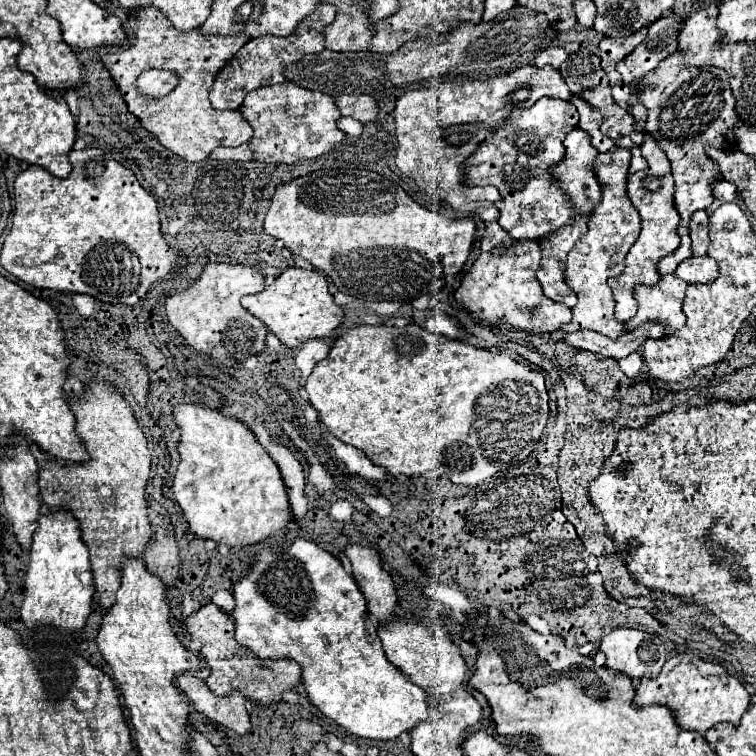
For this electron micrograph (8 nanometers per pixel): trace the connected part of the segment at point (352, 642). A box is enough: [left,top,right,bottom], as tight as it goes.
[233,537,429,741]

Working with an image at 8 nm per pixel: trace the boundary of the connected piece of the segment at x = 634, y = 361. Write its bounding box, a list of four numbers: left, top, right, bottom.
[619,353,643,377]

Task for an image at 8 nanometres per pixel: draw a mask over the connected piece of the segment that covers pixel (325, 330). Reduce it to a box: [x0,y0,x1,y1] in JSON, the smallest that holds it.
[241,267,343,349]

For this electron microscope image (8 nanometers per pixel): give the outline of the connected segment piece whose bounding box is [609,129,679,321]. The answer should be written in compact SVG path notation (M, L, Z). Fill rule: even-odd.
M641 129L641 133L645 135L641 153L647 161L647 167L643 171L633 173L627 181L627 197L631 199L633 207L641 215L641 235L627 253L625 271L619 277L609 279L609 287L613 289L613 295L617 301L615 313L617 313L619 321L629 321L635 317L635 313L637 313L637 301L633 297L635 285L655 285L661 279L661 275L657 273L657 261L661 257L673 253L679 245L679 235L677 235L679 213L673 205L675 187L673 187L673 177L671 177L671 163L667 159L667 155L659 149L657 139L651 137L645 129Z

